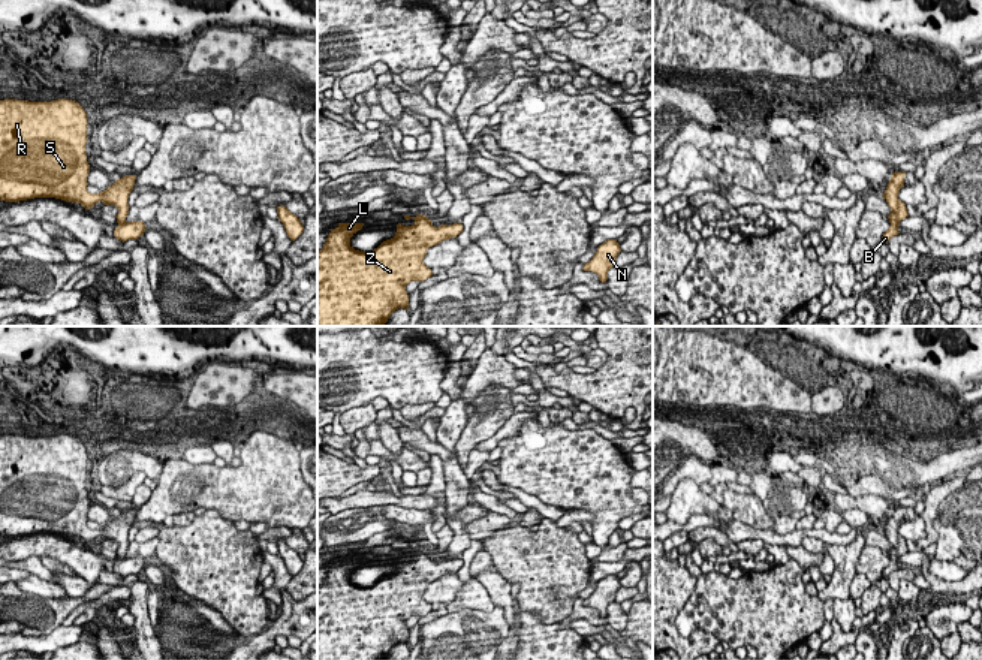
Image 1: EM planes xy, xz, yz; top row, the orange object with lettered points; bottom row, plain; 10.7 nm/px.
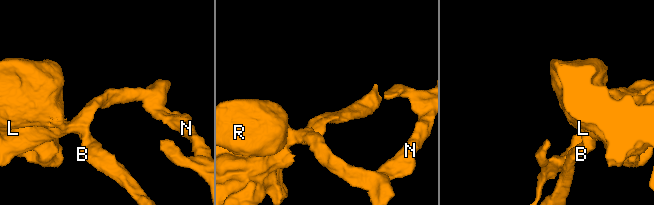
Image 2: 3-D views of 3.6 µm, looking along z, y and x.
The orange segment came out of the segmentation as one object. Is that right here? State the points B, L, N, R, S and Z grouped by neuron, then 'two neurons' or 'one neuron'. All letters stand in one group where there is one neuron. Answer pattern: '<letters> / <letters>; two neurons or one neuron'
B L N R S Z; one neuron

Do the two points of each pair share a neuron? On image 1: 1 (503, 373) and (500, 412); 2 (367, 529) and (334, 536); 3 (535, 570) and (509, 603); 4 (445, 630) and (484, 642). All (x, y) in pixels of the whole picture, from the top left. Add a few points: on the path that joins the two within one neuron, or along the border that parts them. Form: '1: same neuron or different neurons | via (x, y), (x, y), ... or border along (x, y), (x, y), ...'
1: different neurons | border along (509, 388), (487, 386), (470, 403)
2: same neuron | via (360, 532), (351, 538), (342, 538)
3: different neurons | border along (515, 599), (523, 609), (533, 611), (542, 621)
4: same neuron | via (454, 630), (475, 633)

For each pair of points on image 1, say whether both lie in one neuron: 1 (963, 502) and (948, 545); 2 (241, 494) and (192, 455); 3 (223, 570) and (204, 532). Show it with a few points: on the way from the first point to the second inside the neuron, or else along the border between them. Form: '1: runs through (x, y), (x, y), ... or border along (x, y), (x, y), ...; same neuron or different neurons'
1: runs through (955, 512), (949, 535); same neuron
2: border along (184, 458), (192, 463), (211, 464); different neurons
3: runs through (214, 561), (210, 557), (208, 541); same neuron

